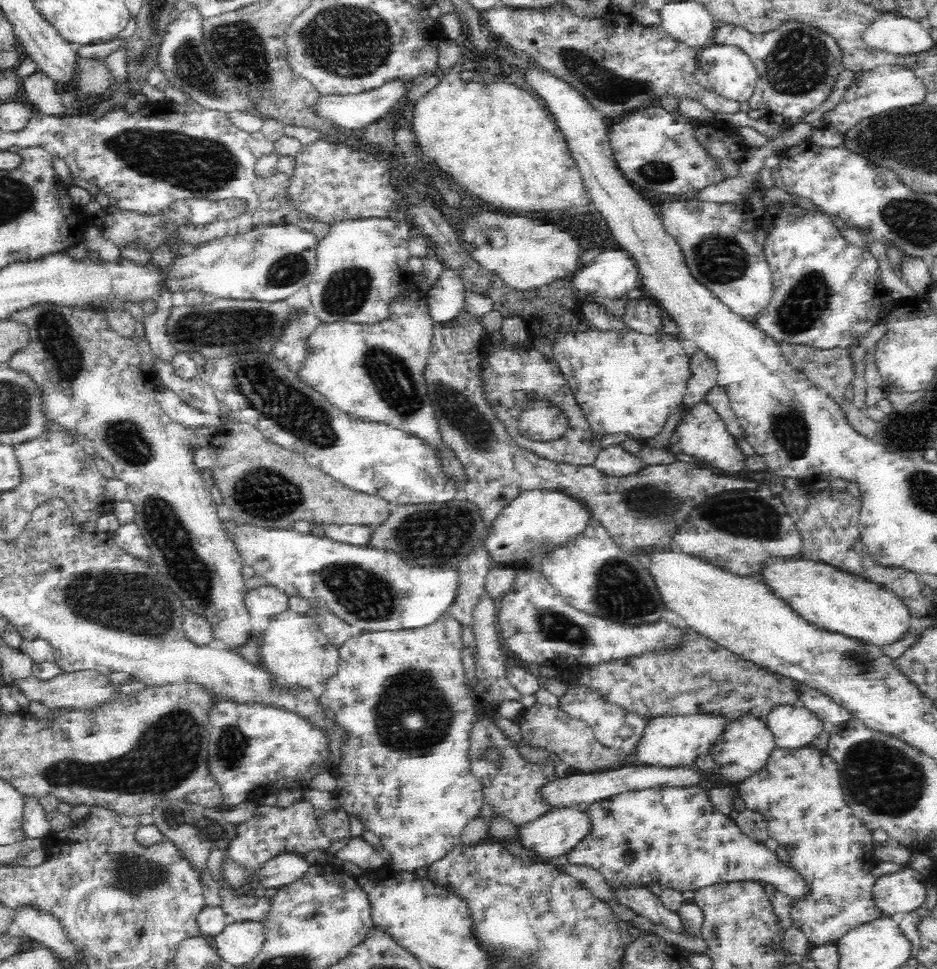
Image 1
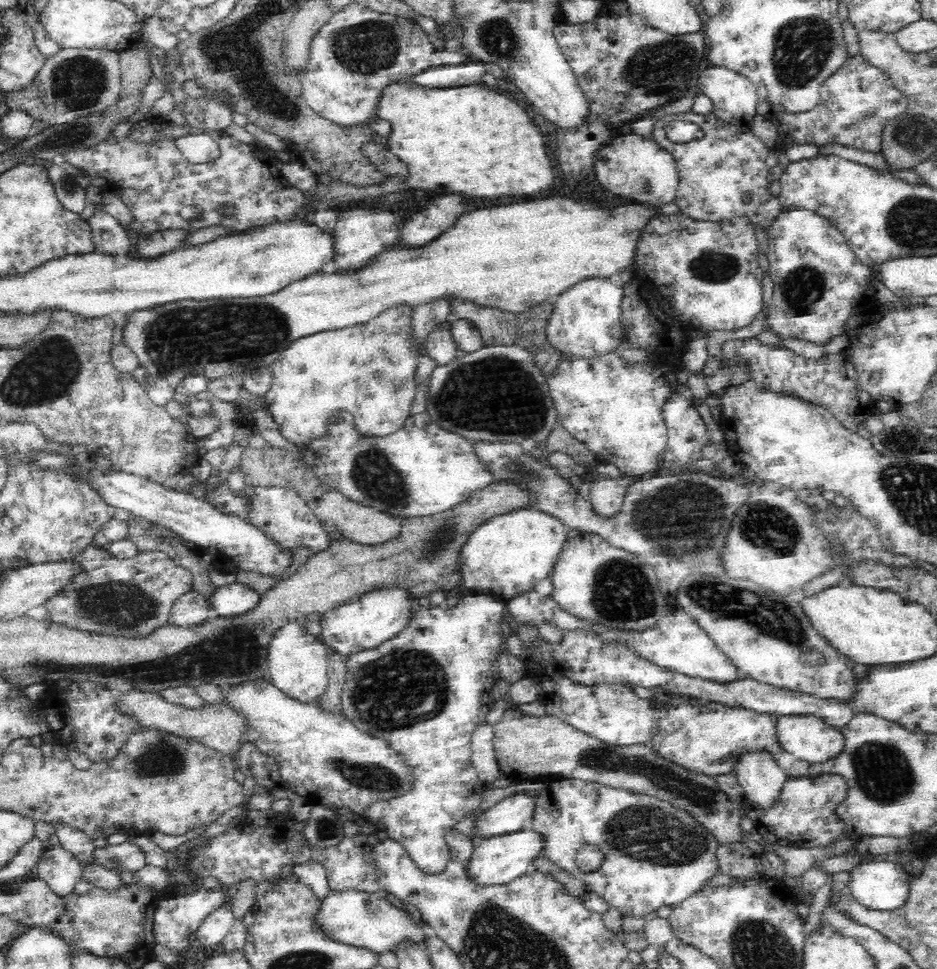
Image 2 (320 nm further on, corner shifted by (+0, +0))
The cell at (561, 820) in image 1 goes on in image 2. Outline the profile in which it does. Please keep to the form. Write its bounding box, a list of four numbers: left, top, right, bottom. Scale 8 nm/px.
[469,827,546,884]

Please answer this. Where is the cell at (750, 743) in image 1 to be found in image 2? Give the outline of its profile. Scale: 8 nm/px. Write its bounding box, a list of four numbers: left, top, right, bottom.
[732,749,787,807]

